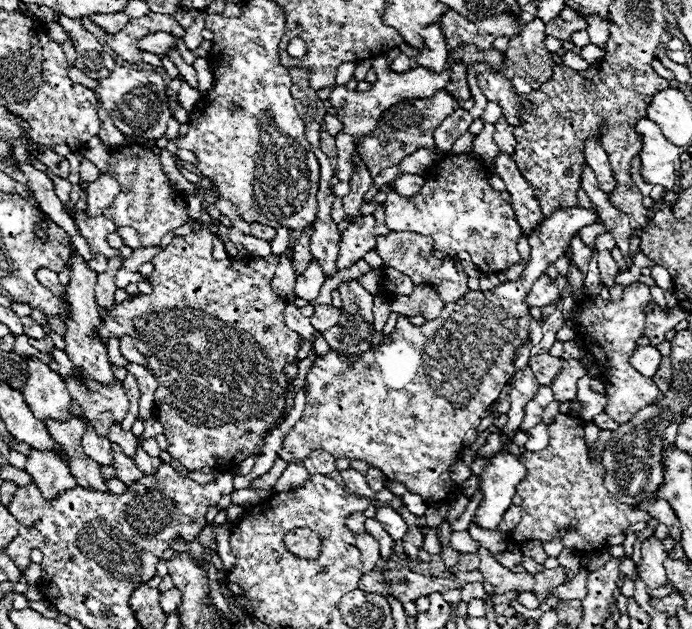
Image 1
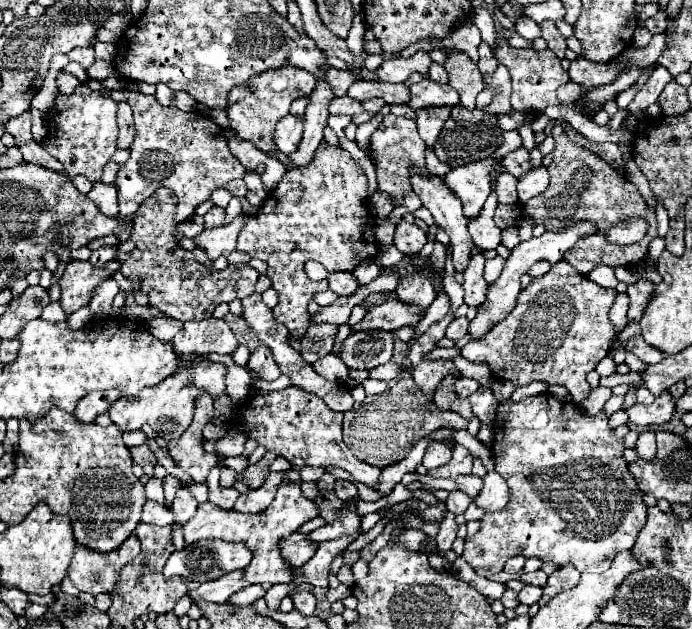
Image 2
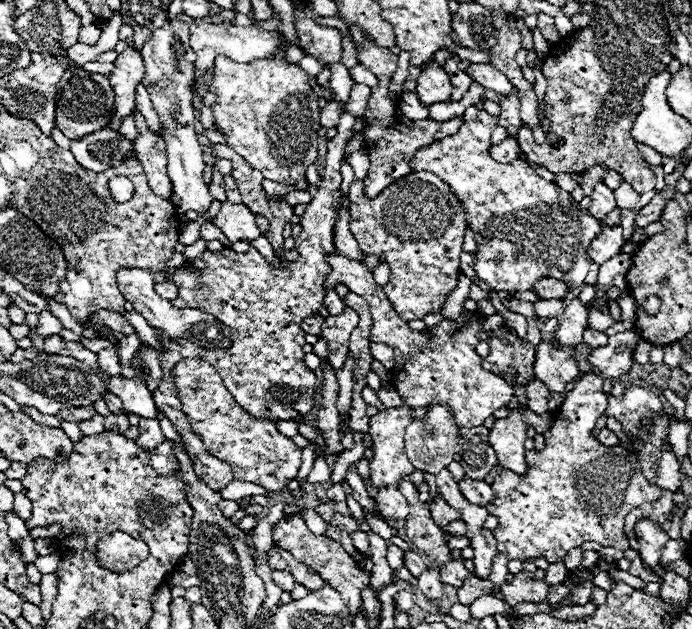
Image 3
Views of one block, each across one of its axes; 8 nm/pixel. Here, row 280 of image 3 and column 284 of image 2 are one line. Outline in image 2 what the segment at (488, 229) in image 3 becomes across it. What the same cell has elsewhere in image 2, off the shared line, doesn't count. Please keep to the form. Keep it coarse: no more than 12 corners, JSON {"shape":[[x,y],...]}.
{"shape":[[282,482],[258,514],[198,506],[187,545],[209,538],[252,552],[244,578],[288,584],[276,542],[318,516],[300,484]]}

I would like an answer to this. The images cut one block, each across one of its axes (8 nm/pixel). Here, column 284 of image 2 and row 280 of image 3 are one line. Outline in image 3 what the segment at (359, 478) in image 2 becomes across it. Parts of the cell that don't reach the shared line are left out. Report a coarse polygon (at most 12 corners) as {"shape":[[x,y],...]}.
{"shape":[[430,172],[364,198],[350,232],[384,256],[402,320],[442,314],[468,228]]}

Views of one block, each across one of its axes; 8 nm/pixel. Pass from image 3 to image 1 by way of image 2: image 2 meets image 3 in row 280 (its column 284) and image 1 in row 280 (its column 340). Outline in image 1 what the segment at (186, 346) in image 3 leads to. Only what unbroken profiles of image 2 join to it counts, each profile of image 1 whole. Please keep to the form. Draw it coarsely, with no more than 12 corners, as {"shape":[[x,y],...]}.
{"shape":[[152,258],[154,294],[102,314],[148,356],[186,470],[258,454],[300,336],[280,258]]}

